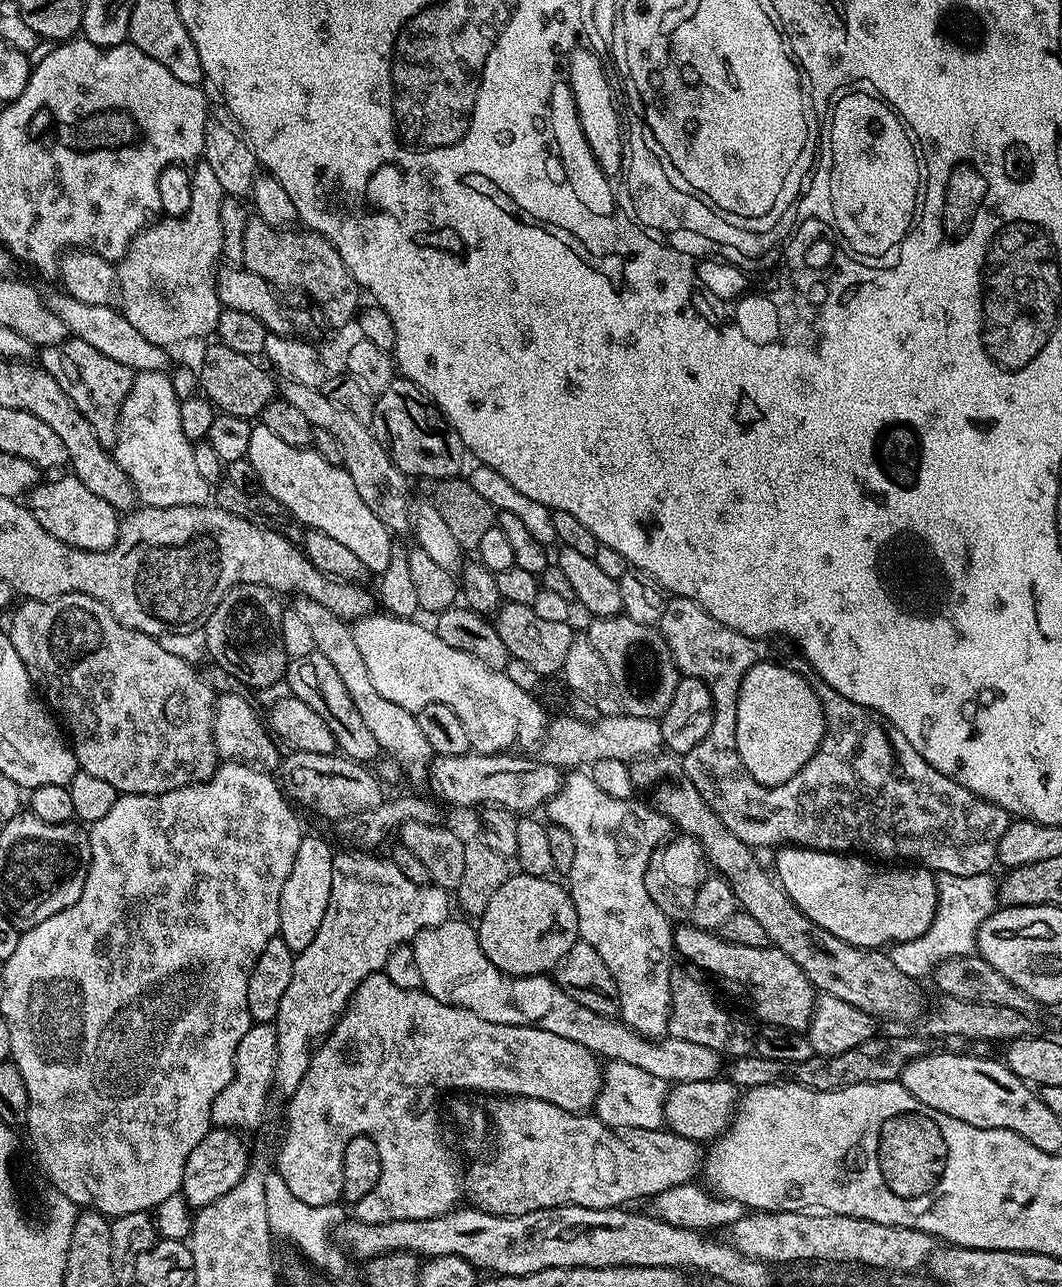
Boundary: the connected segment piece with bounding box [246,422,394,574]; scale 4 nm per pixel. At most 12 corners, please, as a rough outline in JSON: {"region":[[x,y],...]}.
{"region":[[252,424],[246,459],[297,524],[369,573],[390,566],[382,526],[343,466]]}

